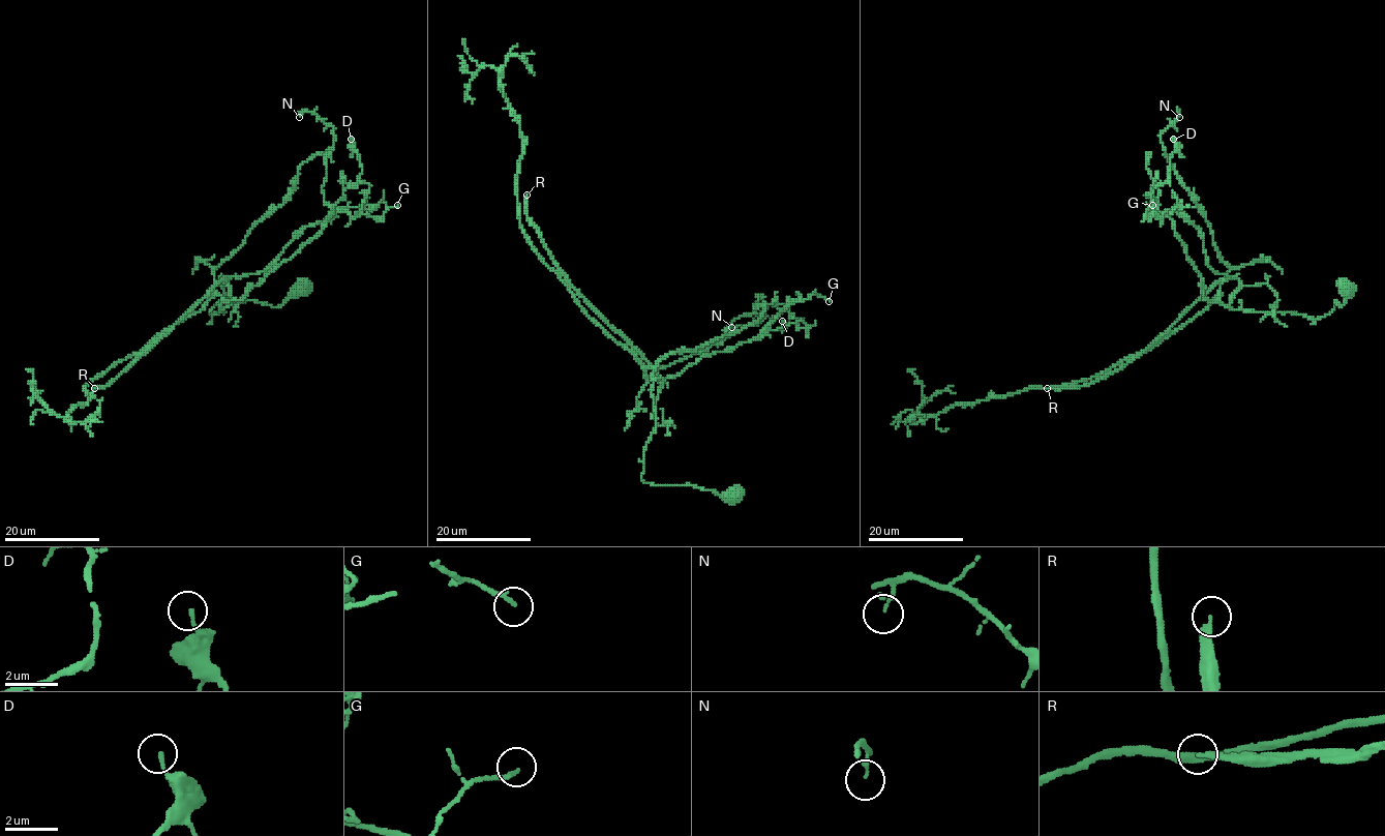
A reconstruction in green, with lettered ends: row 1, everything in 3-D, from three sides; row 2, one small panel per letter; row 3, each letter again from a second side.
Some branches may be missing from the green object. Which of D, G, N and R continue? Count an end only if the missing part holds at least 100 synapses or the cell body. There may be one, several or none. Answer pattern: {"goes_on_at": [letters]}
{"goes_on_at": ["R"]}

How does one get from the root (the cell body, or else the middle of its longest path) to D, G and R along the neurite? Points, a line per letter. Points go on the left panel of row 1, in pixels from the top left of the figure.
D: (303, 288), (278, 306), (218, 303), (210, 315), (291, 259), (320, 232), (342, 192), (359, 182), (351, 139)
G: (303, 288), (278, 306), (218, 303), (210, 315), (231, 302), (229, 278), (264, 272), (304, 228), (397, 205)
R: (303, 288), (278, 306), (218, 303), (212, 319), (231, 302), (222, 279), (109, 385), (94, 388)

